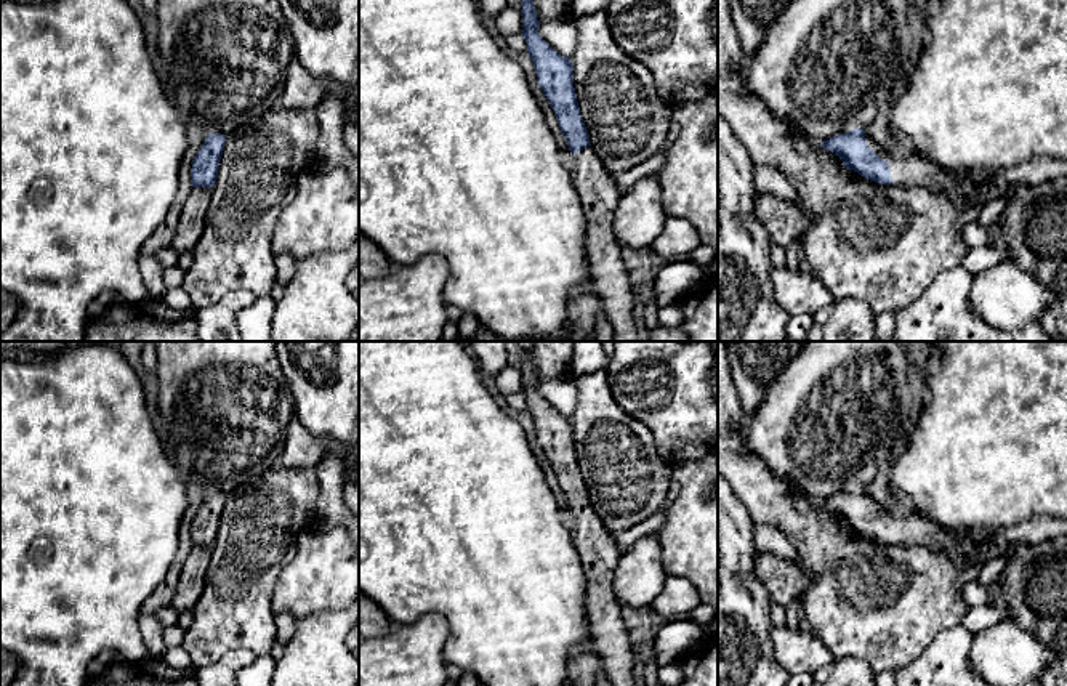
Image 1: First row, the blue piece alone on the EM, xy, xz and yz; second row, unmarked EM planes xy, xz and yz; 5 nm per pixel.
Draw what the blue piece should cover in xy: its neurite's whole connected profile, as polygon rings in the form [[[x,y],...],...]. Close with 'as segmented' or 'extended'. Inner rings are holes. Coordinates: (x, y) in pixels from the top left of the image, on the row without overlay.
[[[211,492],[205,497],[191,527],[191,542],[194,547],[211,547],[215,543],[224,500],[226,495],[221,492]]]; as segmented

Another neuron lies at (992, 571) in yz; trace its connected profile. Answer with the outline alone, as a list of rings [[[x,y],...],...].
[[[1006,555],[985,561],[977,575],[979,583],[984,585],[992,595],[997,595],[997,585],[1006,567],[1008,567]]]

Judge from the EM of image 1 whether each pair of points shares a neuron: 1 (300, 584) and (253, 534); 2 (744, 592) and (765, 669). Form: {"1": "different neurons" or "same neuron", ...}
{"1": "different neurons", "2": "same neuron"}

